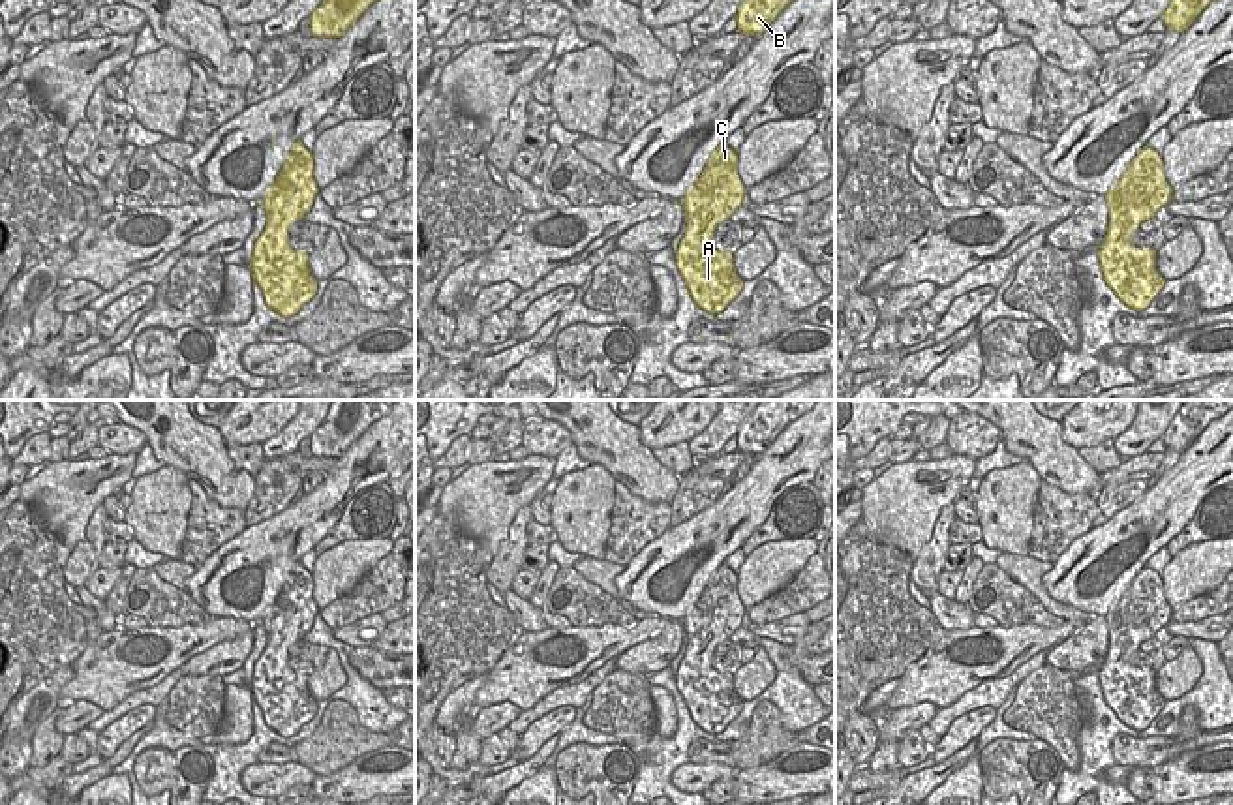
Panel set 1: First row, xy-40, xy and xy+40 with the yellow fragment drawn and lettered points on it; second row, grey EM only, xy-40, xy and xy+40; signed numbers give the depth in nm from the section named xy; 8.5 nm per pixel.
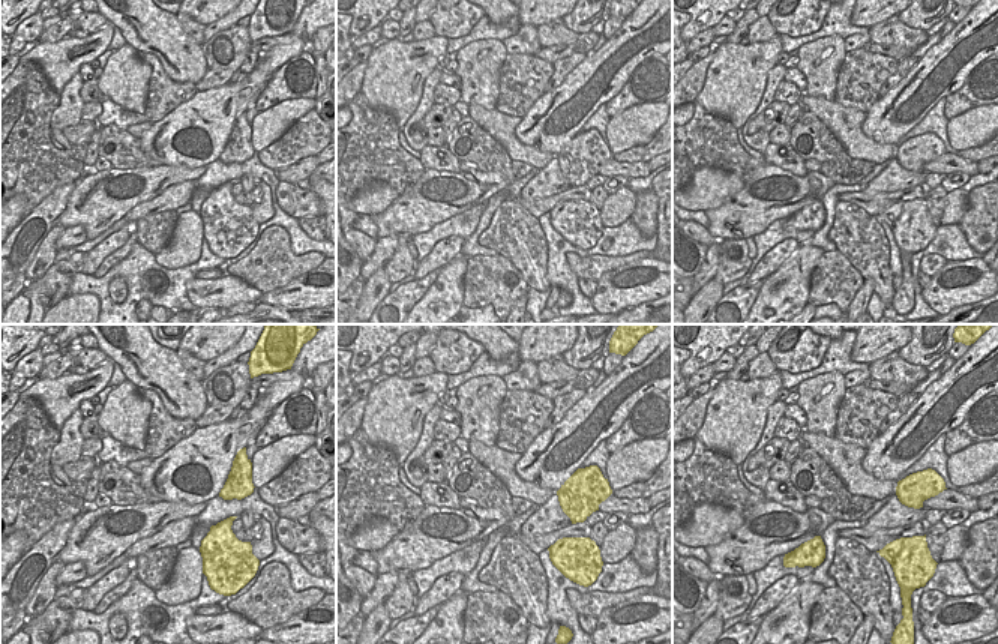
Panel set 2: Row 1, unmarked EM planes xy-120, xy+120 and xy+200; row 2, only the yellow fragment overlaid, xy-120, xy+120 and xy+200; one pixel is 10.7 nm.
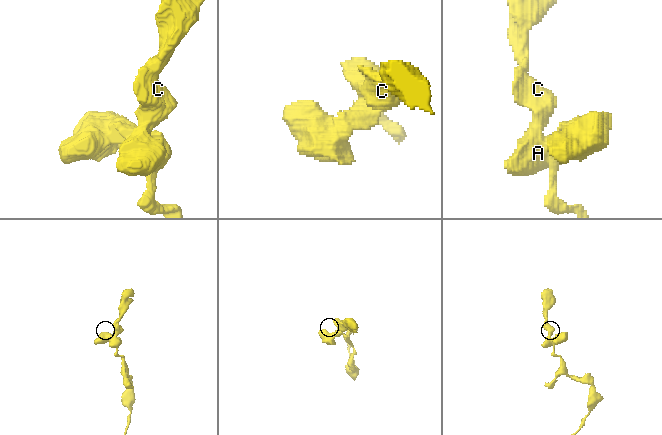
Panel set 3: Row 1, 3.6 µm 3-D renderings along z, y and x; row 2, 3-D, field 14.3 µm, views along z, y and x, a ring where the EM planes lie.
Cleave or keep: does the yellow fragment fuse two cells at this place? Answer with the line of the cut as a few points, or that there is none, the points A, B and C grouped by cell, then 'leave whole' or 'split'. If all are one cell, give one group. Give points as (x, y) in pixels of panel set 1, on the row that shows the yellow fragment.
no cut | A B C | leave whole

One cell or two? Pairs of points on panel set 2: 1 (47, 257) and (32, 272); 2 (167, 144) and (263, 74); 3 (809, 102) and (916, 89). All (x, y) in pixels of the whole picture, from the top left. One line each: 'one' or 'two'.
1: one
2: one
3: two

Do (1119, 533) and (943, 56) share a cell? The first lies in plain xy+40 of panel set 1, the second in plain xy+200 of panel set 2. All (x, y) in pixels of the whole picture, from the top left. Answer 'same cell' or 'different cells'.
same cell

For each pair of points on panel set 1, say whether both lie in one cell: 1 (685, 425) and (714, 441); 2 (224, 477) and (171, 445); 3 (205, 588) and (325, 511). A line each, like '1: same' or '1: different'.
1: different
2: same
3: same

